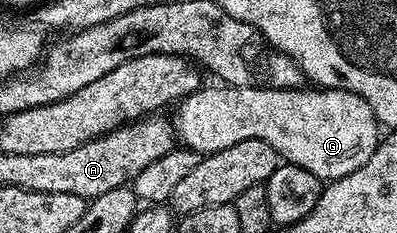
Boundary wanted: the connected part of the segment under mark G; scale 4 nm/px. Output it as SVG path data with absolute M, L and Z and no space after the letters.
M200 86L199 90L178 104L179 120L176 121L175 127L183 138L180 139L182 146L200 153L210 153L229 149L229 145L237 145L246 139L260 139L273 145L273 149L277 149L277 153L288 164L313 173L320 181L330 181L361 169L361 165L365 165L365 161L373 157L381 142L381 124L369 101L352 91L342 91L339 87L307 91L308 89L218 86Z

